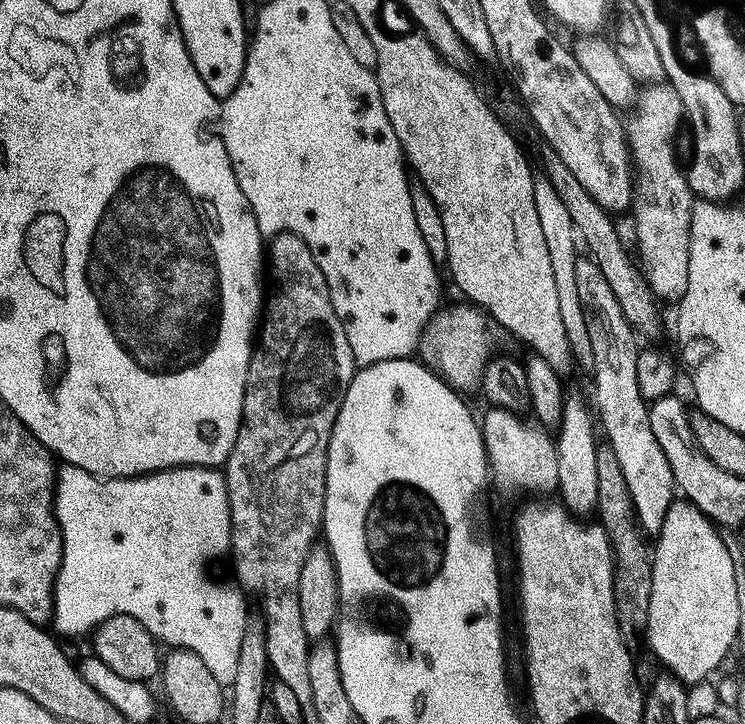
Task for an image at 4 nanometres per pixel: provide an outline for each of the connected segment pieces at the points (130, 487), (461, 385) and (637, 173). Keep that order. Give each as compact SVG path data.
M64 464L56 474L54 503L56 505L56 520L60 523L64 549L62 550L60 569L56 575L56 590L52 594L51 627L61 637L84 635L87 637L101 624L105 624L111 616L129 616L138 622L142 622L142 626L146 626L148 633L156 637L161 645L171 646L172 648L185 648L194 654L198 654L198 658L202 658L202 662L206 662L206 666L210 669L210 674L214 674L214 678L218 678L220 684L225 686L232 685L235 682L238 654L241 653L242 634L246 629L250 608L244 605L245 593L235 583L229 582L227 584L224 580L216 580L215 574L212 573L212 563L215 560L222 559L223 556L225 559L232 547L230 502L228 501L228 487L224 481L223 471L216 468L181 466L178 468L165 468L162 472L150 472L147 476L101 478L73 464Z
M468 302L441 307L424 327L420 335L418 356L441 380L461 394L468 394L471 388L479 389L493 355L492 340L488 337L490 320L481 309Z
M667 82L650 84L639 89L631 112L632 117L626 120L626 135L634 169L630 213L636 223L635 251L657 301L679 302L690 278L690 218L694 203L692 187L682 164L680 168L676 161L676 148L672 145L676 131L686 120L682 98Z

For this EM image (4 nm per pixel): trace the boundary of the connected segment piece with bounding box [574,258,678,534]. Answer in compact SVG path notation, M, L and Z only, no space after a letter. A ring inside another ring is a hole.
M577 259L574 279L578 282L578 298L584 307L586 326L590 330L590 346L594 350L594 366L590 376L593 376L592 396L596 399L597 408L595 411L598 413L599 423L600 420L604 423L604 432L608 435L609 446L612 447L611 459L618 462L622 478L626 478L639 527L645 533L656 534L666 518L664 504L672 504L678 489L670 470L670 462L666 462L666 454L662 454L662 446L658 446L658 438L654 438L654 430L650 430L649 405L632 404L632 400L640 397L638 374L634 370L638 337L626 322L622 306L618 306L618 298L614 298L614 290L610 290L595 260ZM612 400L624 400L624 408L620 408L620 404L612 404Z

